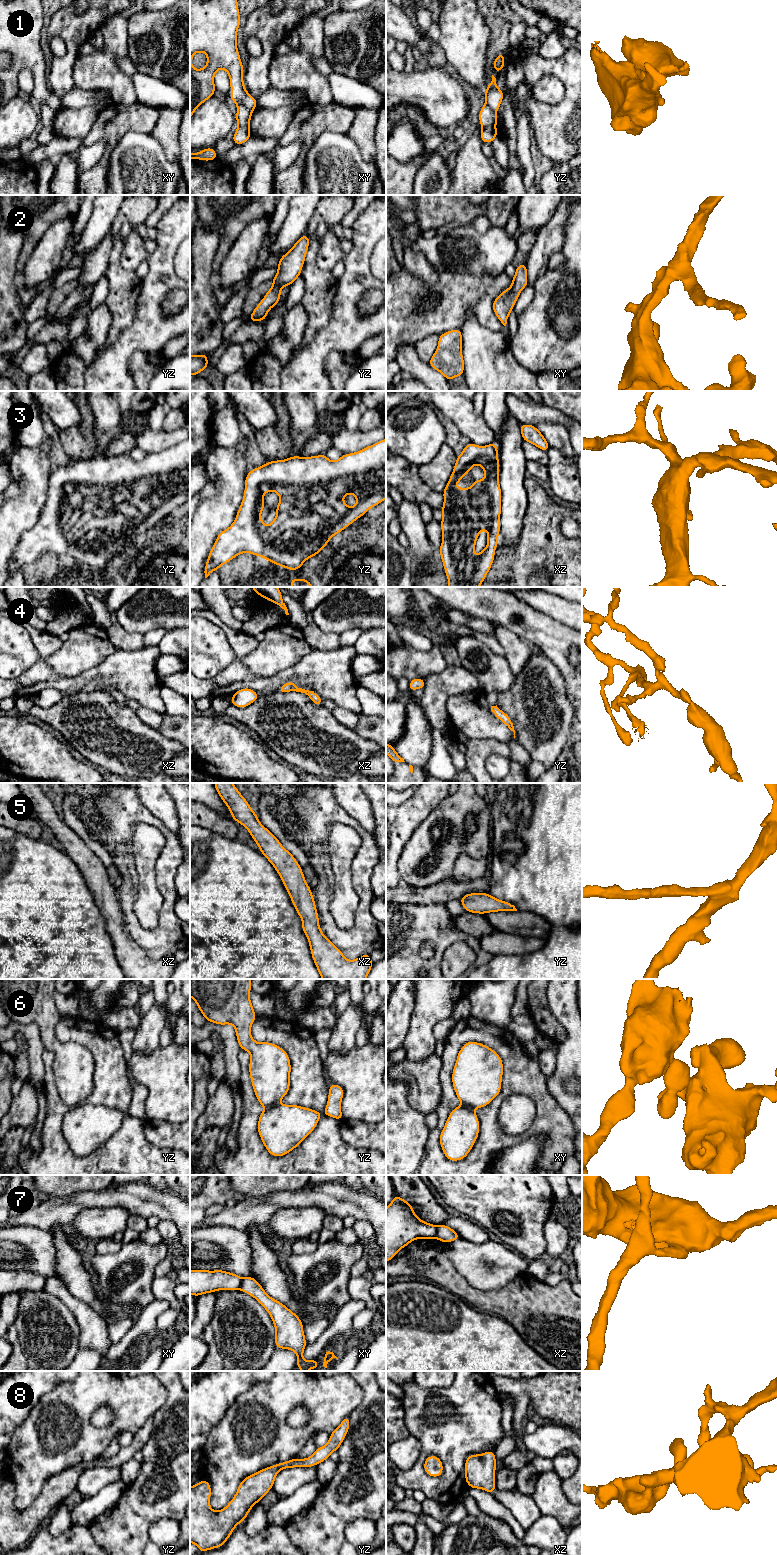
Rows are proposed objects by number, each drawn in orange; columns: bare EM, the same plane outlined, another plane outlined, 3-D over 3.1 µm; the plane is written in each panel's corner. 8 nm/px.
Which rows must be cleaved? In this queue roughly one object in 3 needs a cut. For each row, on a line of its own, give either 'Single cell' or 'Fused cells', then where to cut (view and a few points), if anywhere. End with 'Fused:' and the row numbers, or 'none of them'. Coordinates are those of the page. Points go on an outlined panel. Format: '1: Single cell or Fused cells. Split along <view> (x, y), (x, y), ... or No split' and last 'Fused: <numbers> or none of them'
1: Fused cells. Split along xy (237, 104), (241, 104), (251, 111)
2: Single cell. No split
3: Single cell. No split
4: Single cell. No split
5: Single cell. No split
6: Fused cells. Split along yz (276, 1103), (265, 1108)
7: Fused cells. Split along xz (437, 1227), (434, 1237)
8: Single cell. No split
Fused: 1, 6, 7

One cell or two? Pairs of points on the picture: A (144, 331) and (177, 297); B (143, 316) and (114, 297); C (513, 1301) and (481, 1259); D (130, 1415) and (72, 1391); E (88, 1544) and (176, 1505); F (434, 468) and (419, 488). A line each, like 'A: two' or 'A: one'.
A: two
B: two
C: two
D: one
E: two
F: two

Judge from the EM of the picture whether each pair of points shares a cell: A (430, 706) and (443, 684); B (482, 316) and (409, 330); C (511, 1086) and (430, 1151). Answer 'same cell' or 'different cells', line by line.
A: same cell
B: same cell
C: same cell

